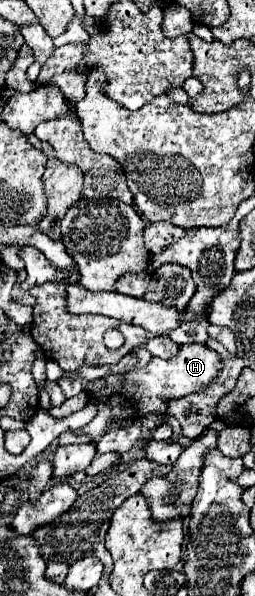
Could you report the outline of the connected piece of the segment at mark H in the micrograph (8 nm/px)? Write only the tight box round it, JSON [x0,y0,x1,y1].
[82,344,224,438]

